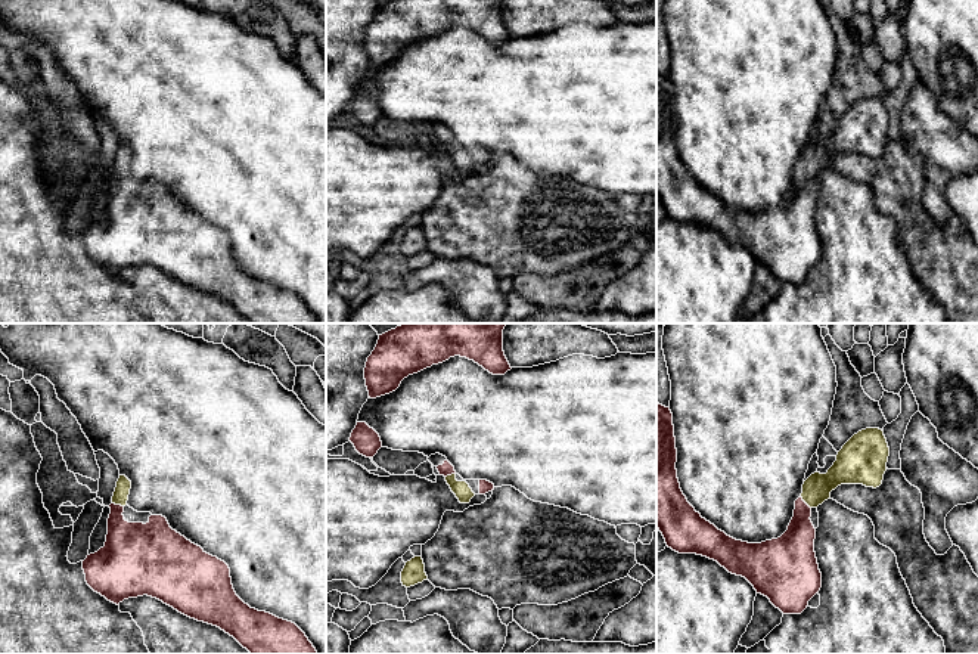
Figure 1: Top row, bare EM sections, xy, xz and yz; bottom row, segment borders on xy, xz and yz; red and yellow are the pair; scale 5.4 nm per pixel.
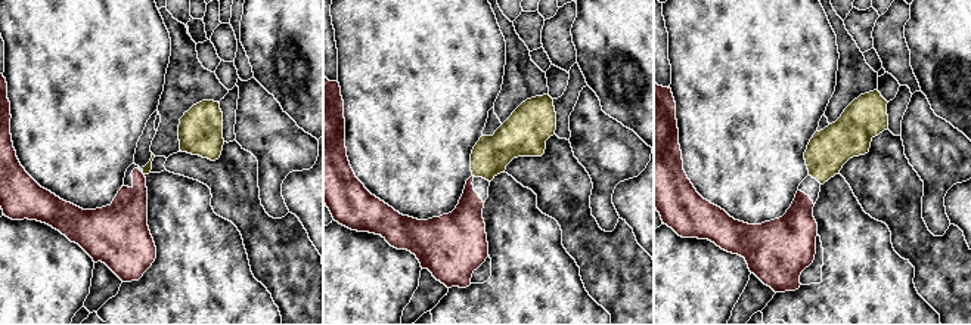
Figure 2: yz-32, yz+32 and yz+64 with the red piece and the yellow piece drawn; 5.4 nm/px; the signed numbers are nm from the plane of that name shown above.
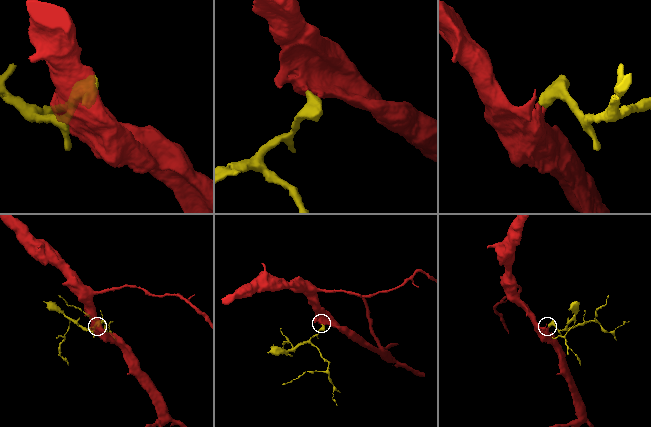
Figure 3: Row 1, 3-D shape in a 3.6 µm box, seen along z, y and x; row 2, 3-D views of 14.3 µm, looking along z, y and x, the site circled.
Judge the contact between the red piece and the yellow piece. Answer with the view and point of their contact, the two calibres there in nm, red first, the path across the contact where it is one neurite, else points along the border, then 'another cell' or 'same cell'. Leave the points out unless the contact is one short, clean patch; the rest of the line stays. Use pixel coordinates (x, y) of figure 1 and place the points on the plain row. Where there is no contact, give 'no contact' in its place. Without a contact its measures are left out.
yz (804, 171) | 200/160 nm | across yz (795, 216), (801, 202), (804, 171), (816, 158) | same cell

